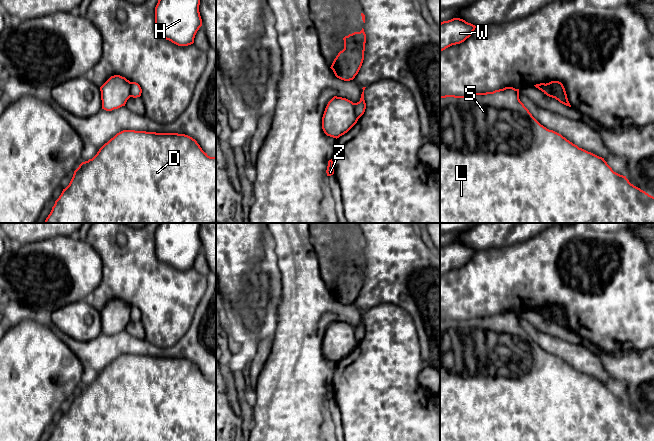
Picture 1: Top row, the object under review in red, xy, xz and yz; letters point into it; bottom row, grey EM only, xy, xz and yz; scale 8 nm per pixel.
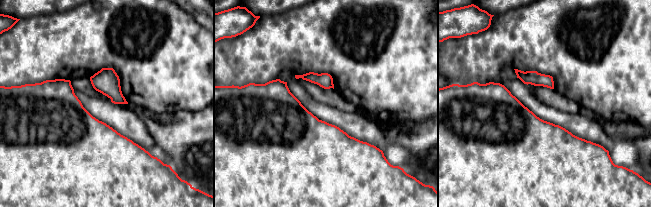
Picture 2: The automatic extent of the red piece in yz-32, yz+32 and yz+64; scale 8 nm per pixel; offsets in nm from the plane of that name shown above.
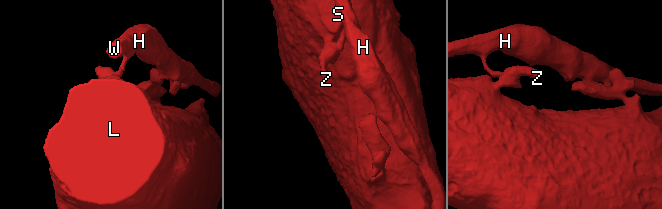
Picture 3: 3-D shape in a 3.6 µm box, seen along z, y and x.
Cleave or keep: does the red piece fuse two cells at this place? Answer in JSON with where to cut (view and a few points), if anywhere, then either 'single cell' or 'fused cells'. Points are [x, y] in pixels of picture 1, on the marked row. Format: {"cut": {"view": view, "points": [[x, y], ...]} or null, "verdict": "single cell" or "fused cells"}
{"cut": {"view": "yz", "points": [[545, 84], [546, 91], [550, 96]]}, "verdict": "fused cells"}

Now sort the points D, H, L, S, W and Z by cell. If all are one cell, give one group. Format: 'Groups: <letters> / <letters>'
Groups: D L S Z / H W

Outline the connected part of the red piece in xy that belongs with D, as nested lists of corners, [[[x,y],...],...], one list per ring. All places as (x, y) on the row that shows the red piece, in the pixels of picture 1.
[[[123,130],[105,143],[92,159],[79,165],[44,223],[216,223],[216,157],[208,156],[195,139],[185,134]]]

